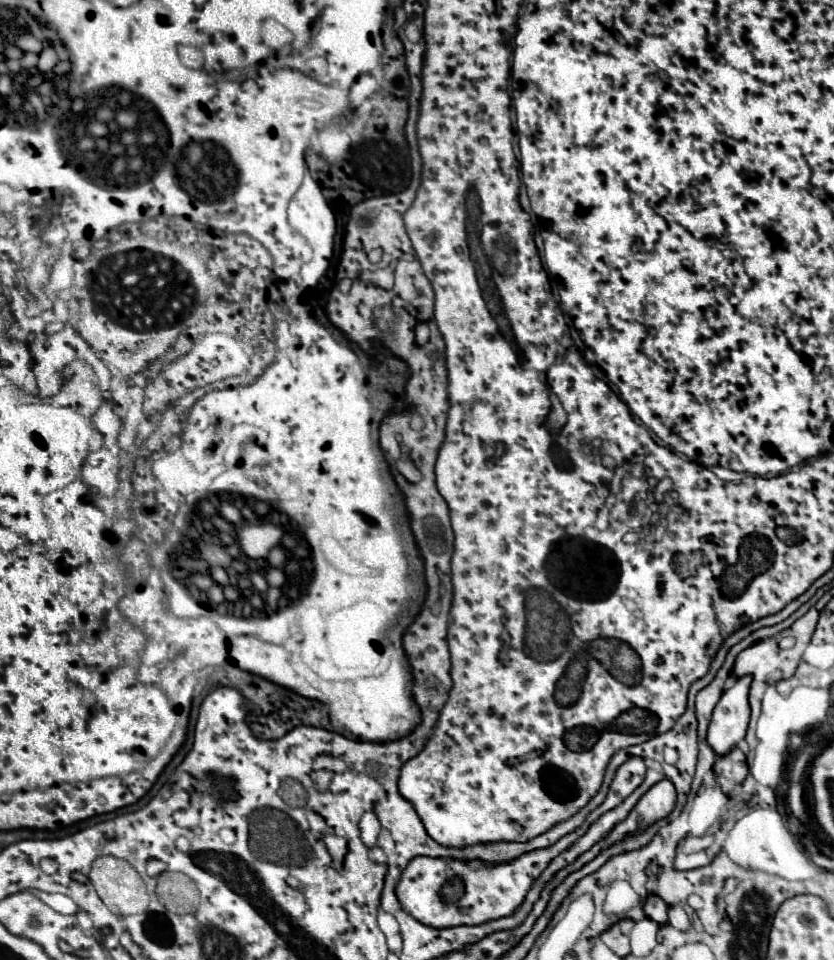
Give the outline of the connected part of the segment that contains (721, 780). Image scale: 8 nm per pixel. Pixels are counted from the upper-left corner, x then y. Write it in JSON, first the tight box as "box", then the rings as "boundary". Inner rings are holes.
{"box":[713,750,749,796],"boundary":[[[731,750],[727,756],[723,758],[717,758],[715,766],[713,766],[713,772],[715,772],[715,778],[717,778],[717,784],[721,786],[721,792],[731,796],[735,786],[743,784],[743,780],[747,778],[749,774],[749,768],[747,768],[747,762],[745,762],[745,754],[741,750]]]}

